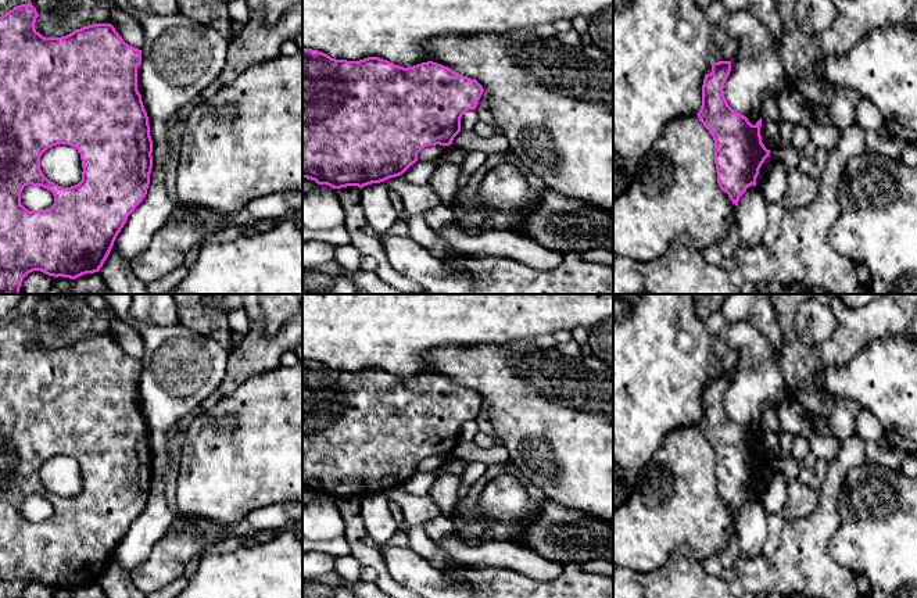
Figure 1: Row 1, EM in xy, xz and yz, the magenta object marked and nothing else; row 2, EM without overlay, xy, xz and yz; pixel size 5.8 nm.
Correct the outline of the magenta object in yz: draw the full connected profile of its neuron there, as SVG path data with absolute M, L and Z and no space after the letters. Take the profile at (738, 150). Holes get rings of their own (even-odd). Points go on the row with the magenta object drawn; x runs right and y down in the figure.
M731 61L710 62L712 72L705 74L702 105L696 114L714 140L717 183L732 204L756 178L770 150L760 136L762 118L752 125L746 117L732 110L724 97L724 83L731 71Z

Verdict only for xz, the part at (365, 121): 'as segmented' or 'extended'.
as segmented

